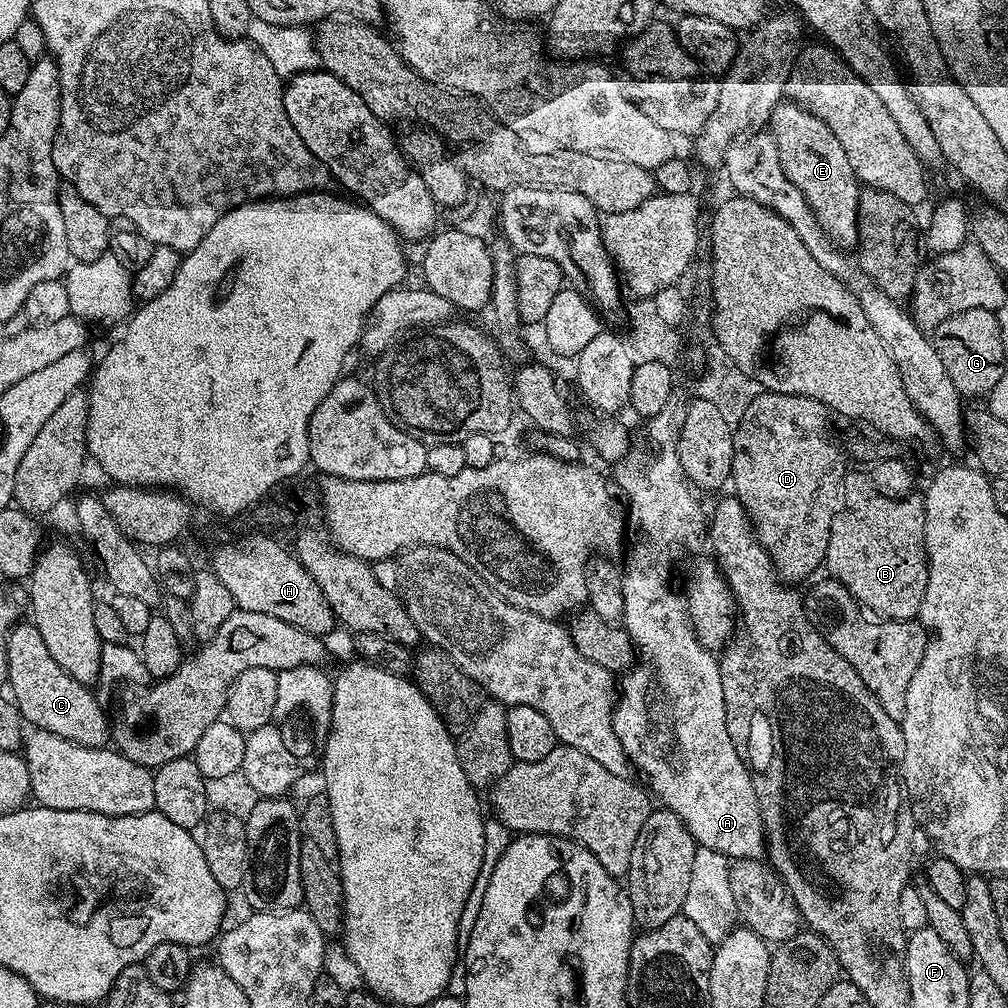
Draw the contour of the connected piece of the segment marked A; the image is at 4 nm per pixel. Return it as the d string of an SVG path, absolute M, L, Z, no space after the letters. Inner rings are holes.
M670 402L666 406L662 406L662 410L658 410L658 414L654 414L647 421L648 424L648 440L657 448L657 452L649 458L645 464L628 464L624 462L619 465L620 468L616 472L615 487L621 488L624 491L623 499L626 501L626 520L629 525L632 524L636 528L640 528L640 537L636 540L636 545L628 552L628 561L625 562L624 568L622 564L622 579L620 586L622 588L622 602L624 610L622 613L622 627L627 632L633 644L638 649L638 663L631 670L623 673L621 682L618 684L618 699L615 701L612 710L612 725L614 726L614 734L619 738L620 745L625 756L628 757L628 763L633 769L636 768L640 772L644 772L644 776L648 779L647 787L650 789L651 795L657 801L661 800L663 807L669 812L678 814L678 818L682 818L682 822L690 830L692 837L696 839L697 845L701 848L713 848L718 850L718 854L728 857L729 861L733 860L758 860L763 861L766 856L766 841L764 838L764 819L760 813L758 806L758 798L756 797L756 787L752 781L752 773L748 767L742 762L742 758L738 754L738 750L734 746L734 742L730 738L730 730L726 722L726 706L722 698L722 678L720 677L720 662L714 655L713 649L704 648L702 642L697 638L696 631L692 629L692 622L688 618L688 602L683 595L680 596L672 589L672 560L676 559L680 552L684 552L687 548L696 548L706 536L706 512L700 509L700 504L696 501L697 493L686 483L686 477L680 459L676 453L676 443L680 437L680 426L685 418L685 405L683 403Z

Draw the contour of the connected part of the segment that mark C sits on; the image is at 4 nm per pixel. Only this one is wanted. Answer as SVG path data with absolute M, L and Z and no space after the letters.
M21 622L13 626L6 638L6 658L8 659L8 682L11 699L33 729L50 734L58 734L78 746L102 748L110 740L110 718L102 705L96 701L93 689L78 682L50 654L42 634L36 625Z

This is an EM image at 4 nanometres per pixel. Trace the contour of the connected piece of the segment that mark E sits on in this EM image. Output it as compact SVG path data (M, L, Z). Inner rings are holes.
M781 102L772 111L770 131L778 146L778 162L786 178L802 190L818 226L833 244L844 250L851 249L851 244L853 247L858 241L856 227L862 185L850 166L850 158L846 158L846 150L842 150L842 142L834 138L834 130L805 105Z

